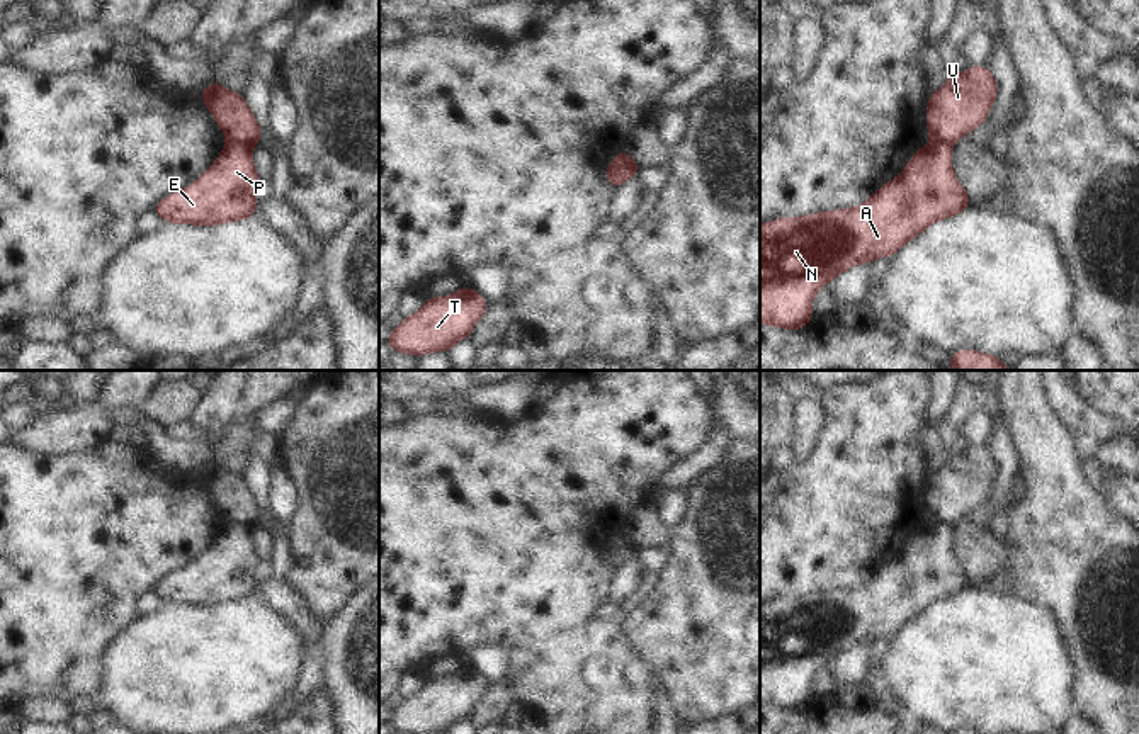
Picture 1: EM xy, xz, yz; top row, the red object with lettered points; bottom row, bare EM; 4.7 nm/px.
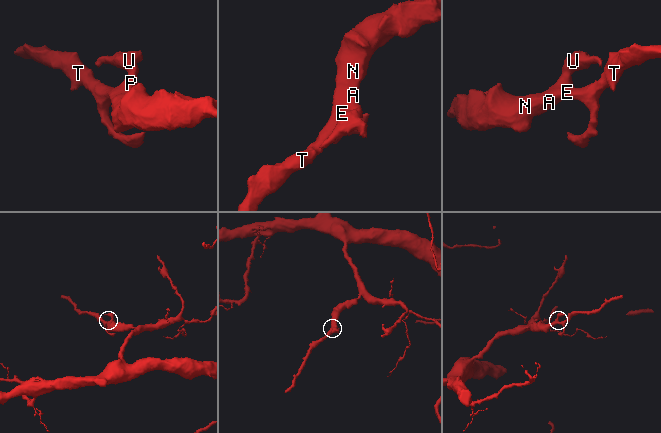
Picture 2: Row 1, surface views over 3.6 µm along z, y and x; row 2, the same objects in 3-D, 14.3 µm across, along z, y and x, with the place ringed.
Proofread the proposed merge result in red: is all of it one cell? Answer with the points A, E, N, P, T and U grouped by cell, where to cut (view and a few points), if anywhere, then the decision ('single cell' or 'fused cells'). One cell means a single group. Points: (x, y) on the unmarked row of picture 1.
groups A E N P T / U; cut xy (228, 520), (250, 527); fused cells

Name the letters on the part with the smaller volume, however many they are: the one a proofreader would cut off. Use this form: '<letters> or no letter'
U

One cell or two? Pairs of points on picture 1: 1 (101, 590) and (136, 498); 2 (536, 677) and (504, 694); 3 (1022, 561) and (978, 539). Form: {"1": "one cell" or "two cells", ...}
{"1": "one cell", "2": "two cells", "3": "two cells"}

